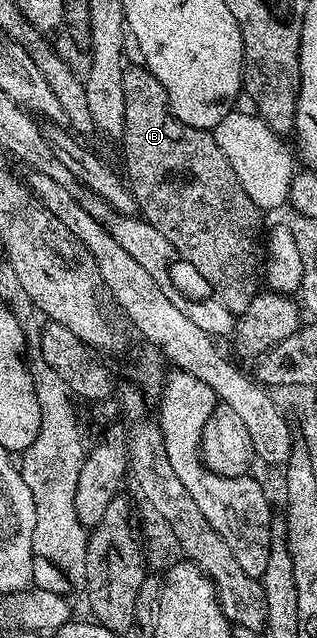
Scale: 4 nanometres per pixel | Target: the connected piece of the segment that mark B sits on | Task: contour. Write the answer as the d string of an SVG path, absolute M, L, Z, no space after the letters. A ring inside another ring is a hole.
M126 65L122 72L124 111L126 112L123 142L125 142L125 170L129 173L129 176L127 175L127 185L132 190L133 195L137 197L137 208L140 217L144 218L146 222L150 222L155 228L159 228L159 232L163 232L163 236L167 236L167 240L171 240L171 244L176 248L178 255L182 259L186 258L197 269L198 276L213 289L210 291L229 311L235 316L243 315L247 312L247 304L251 304L253 297L259 293L259 242L256 242L253 238L259 237L258 239L260 239L262 237L261 218L263 218L263 212L253 203L251 196L247 196L247 192L243 192L243 184L239 184L231 164L227 164L227 156L223 156L219 144L215 144L212 133L199 128L191 128L187 124L180 122L175 116L171 116L167 92L163 88L163 84L159 84L159 80L155 80L153 73L145 69L144 65L136 65Z

